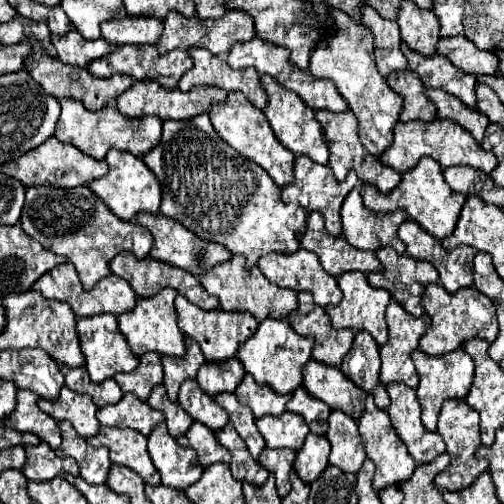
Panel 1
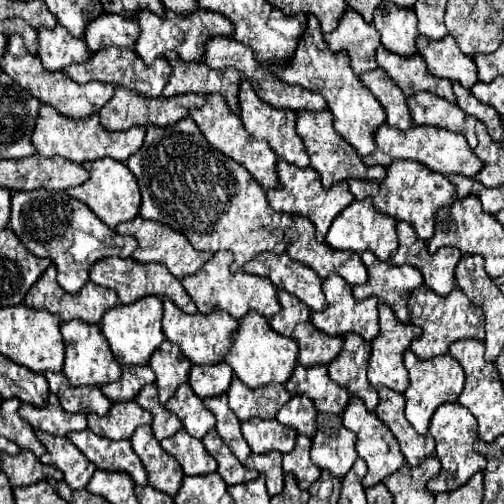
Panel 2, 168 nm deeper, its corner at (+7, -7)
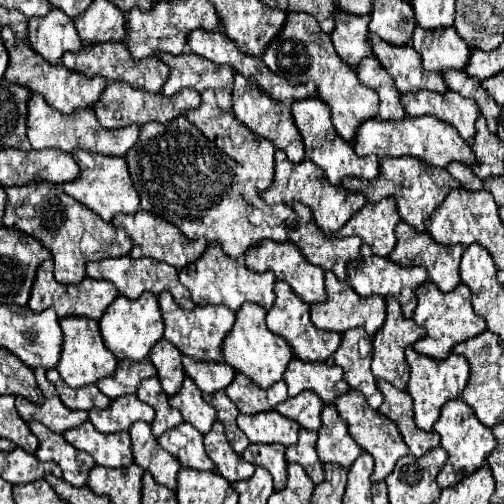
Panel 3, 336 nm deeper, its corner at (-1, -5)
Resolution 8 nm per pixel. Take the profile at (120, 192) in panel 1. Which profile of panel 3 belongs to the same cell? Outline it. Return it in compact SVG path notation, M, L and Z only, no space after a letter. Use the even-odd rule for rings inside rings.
M74 150L74 158L80 166L80 178L74 182L64 184L64 192L84 206L88 206L92 212L96 212L104 222L112 222L116 214L134 214L140 210L140 196L136 194L136 188L132 186L128 166L124 158L116 156L100 156L90 154L88 150Z

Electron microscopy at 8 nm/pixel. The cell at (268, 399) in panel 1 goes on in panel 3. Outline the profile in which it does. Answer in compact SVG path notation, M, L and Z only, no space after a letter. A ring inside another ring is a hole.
M240 372L232 380L232 384L226 388L226 394L238 406L240 414L248 414L248 416L258 414L258 412L266 412L266 410L274 410L276 404L280 404L288 398L284 380L262 390L256 384L252 384L250 378L246 378Z

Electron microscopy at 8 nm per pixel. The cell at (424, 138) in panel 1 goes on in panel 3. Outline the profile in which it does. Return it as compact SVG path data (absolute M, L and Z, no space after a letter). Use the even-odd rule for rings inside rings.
M408 116L398 122L384 122L380 118L366 120L356 134L354 150L360 156L376 154L378 158L414 156L414 158L420 158L422 162L426 162L430 166L438 166L438 168L446 168L450 162L464 162L466 166L476 164L470 144L460 138L456 128L438 118L432 118L432 116L418 116L418 118Z

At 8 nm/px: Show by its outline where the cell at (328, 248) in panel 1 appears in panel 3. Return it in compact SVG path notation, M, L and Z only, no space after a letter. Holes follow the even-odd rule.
M294 202L292 208L298 216L298 226L288 234L288 240L300 248L310 264L320 266L324 272L332 270L338 280L348 280L348 266L360 262L362 238L330 238L320 232L308 206Z

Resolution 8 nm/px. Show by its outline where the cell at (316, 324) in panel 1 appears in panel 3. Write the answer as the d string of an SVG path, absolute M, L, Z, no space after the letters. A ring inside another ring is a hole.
M280 280L276 282L276 302L268 310L266 324L268 324L268 330L286 338L290 342L292 350L296 352L296 356L304 362L326 362L338 350L338 346L342 342L342 336L338 332L328 332L328 342L326 342L326 332L318 330L310 322L310 304L304 304L304 300L286 282L280 282ZM326 346L328 346L328 354L322 354L326 350Z

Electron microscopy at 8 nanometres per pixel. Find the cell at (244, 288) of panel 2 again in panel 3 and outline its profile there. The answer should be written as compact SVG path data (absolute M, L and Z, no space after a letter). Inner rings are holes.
M218 242L210 244L202 258L198 258L194 264L186 266L180 270L180 282L190 290L192 300L196 306L206 306L206 304L224 304L230 310L240 310L244 302L254 302L260 304L262 308L270 308L272 302L276 302L276 292L274 292L274 274L272 272L252 272L244 266L244 262L230 258L224 254Z

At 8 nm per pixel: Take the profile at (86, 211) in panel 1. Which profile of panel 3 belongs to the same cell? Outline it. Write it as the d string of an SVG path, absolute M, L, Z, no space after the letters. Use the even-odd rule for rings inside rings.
M28 186L16 188L6 188L8 202L6 202L6 214L4 214L4 226L12 230L20 230L24 234L34 236L42 246L46 246L52 252L54 258L54 278L60 284L66 286L76 286L76 282L84 280L86 276L86 264L92 260L104 260L104 258L118 258L118 256L128 256L132 250L132 238L128 238L124 228L116 228L102 218L96 218L92 210L80 206L80 202L68 198L64 190L52 190L40 206L36 206L36 214L32 218L20 218L16 214L16 206L32 194Z

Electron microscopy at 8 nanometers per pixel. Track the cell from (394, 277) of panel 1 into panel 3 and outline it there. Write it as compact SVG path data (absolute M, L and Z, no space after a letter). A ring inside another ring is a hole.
M362 244L362 258L364 258L364 262L354 262L352 266L348 266L348 276L350 276L352 288L360 296L372 296L372 294L388 296L390 294L400 302L404 316L412 318L412 314L416 310L416 288L428 278L426 270L422 266L420 268L400 268L398 264L390 262L390 258L372 254L372 250L366 244Z

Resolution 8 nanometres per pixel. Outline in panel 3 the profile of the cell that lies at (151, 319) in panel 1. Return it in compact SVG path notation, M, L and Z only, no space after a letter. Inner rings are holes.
M144 292L142 298L138 300L128 300L124 296L118 296L104 312L100 318L100 332L104 338L104 344L110 352L116 354L118 360L144 360L148 358L152 346L164 338L164 320L160 314L160 304L158 298L150 292Z

